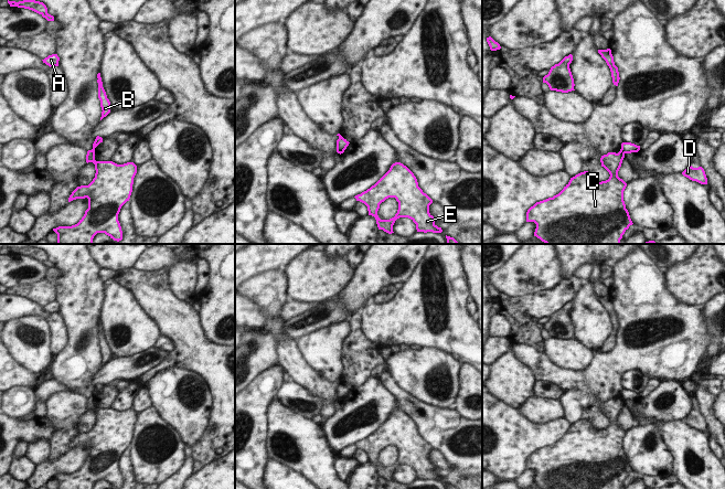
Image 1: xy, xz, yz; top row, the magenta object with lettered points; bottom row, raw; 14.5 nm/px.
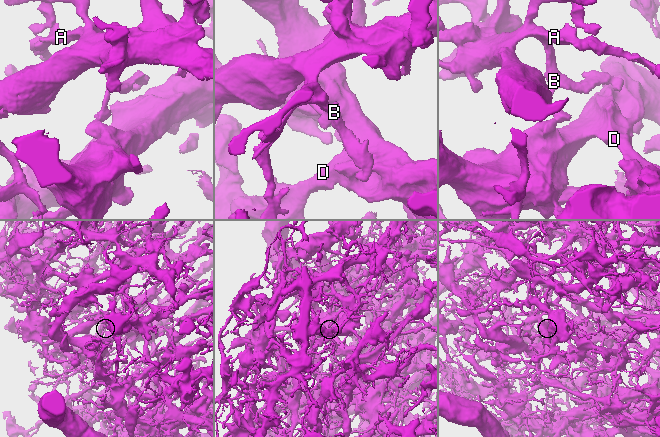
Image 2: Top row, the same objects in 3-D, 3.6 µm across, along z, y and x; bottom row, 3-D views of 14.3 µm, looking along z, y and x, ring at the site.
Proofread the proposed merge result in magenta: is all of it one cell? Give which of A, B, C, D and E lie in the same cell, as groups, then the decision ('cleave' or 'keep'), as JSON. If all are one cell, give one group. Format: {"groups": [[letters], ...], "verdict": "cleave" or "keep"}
{"groups": [["A", "B"], ["C", "D", "E"]], "verdict": "cleave"}

